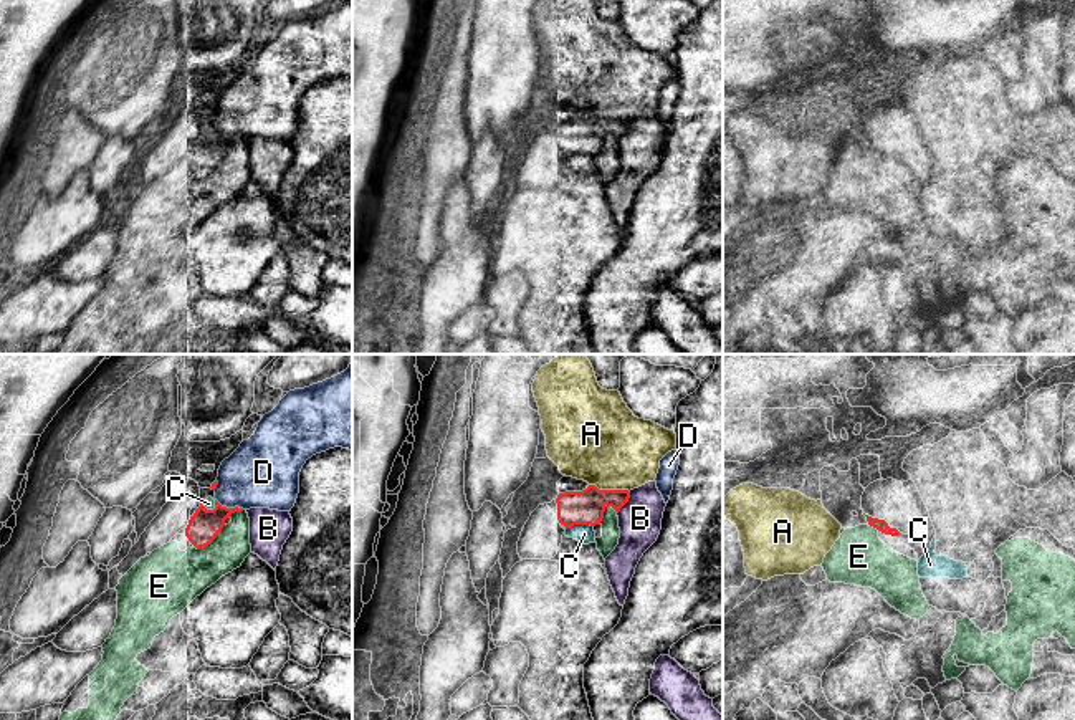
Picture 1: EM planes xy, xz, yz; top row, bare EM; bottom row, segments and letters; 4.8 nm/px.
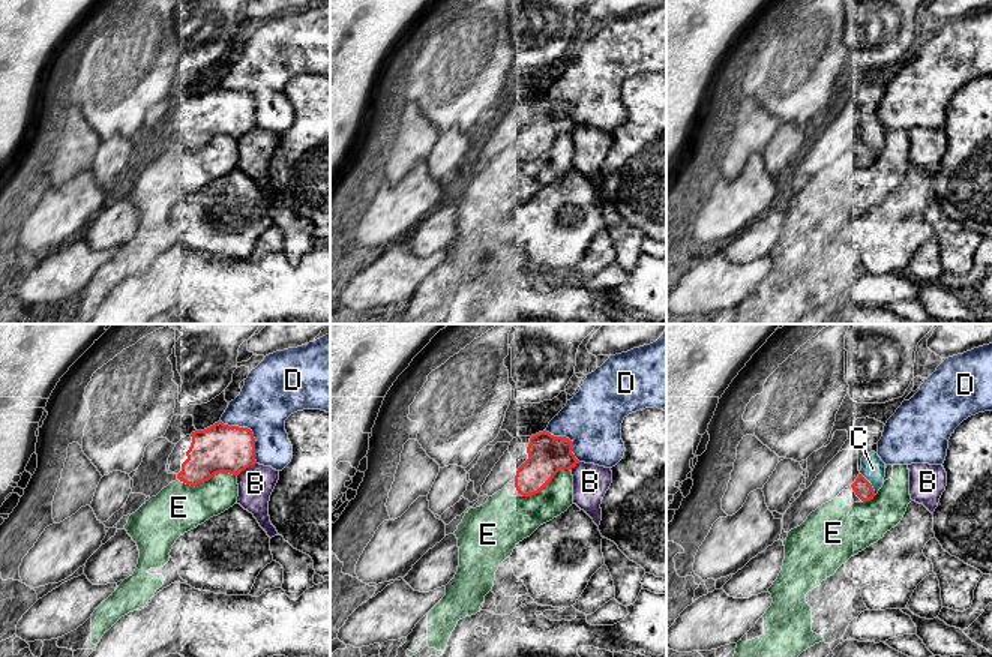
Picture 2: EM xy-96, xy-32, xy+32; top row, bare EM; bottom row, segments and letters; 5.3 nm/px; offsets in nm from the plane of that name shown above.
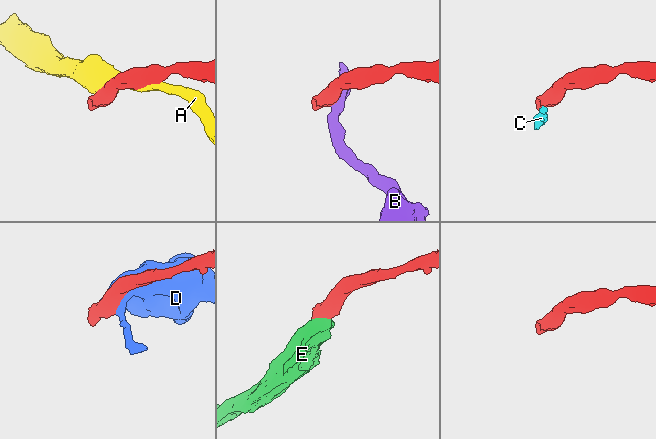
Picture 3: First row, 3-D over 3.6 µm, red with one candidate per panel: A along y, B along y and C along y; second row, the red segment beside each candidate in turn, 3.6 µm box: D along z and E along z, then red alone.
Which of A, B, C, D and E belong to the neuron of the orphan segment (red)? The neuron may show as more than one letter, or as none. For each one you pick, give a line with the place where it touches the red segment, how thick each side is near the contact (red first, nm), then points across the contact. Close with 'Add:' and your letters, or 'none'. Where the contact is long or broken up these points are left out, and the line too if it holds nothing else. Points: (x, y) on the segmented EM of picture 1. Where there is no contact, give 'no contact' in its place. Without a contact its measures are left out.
Add: none

